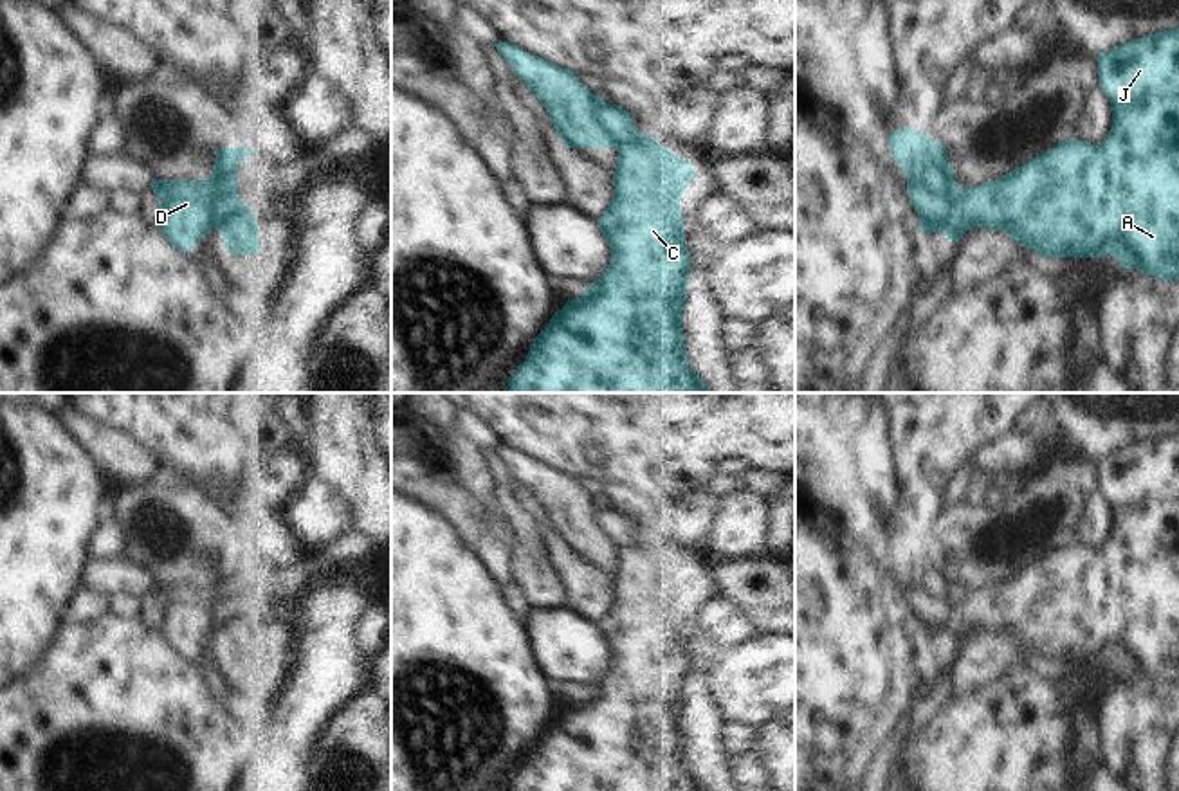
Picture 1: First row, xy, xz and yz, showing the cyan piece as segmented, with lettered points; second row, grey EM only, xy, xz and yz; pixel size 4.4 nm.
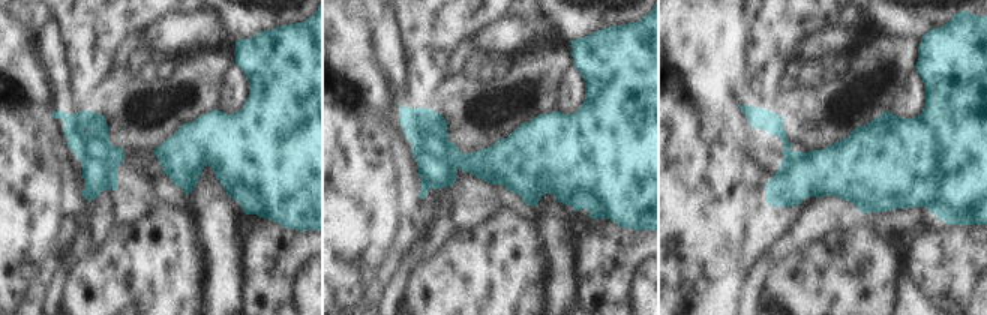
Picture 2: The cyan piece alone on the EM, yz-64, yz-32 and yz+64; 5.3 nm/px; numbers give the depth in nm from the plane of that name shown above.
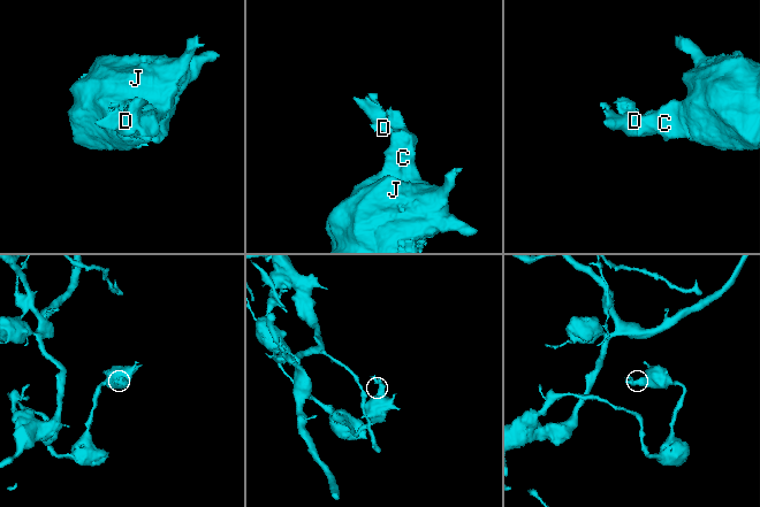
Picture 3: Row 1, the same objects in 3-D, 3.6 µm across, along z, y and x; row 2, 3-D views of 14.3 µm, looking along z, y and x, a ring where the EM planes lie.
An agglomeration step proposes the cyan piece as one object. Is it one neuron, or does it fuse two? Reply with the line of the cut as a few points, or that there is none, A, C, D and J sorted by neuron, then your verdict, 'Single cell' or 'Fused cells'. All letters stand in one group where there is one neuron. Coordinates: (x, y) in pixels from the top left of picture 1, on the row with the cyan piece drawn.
Split along yz (961, 190), (950, 208), (927, 217), (920, 224). Groups: A C J / D. Fused cells.

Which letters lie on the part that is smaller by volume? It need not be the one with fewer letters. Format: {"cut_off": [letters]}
{"cut_off": ["D"]}

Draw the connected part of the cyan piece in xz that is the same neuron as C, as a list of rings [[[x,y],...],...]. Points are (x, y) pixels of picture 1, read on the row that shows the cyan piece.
[[[638,130],[627,133],[613,171],[615,195],[597,220],[611,249],[611,261],[595,283],[552,315],[501,393],[712,393],[689,368],[681,328],[692,256],[683,240],[680,200],[692,180],[690,162]]]

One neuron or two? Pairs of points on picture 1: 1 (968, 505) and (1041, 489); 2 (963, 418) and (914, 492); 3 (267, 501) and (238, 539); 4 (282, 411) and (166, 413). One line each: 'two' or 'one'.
1: one
2: one
3: two
4: one

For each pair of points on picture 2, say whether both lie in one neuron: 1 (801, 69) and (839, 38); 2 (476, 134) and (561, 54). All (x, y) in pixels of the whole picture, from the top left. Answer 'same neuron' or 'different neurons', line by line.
1: same neuron
2: same neuron

